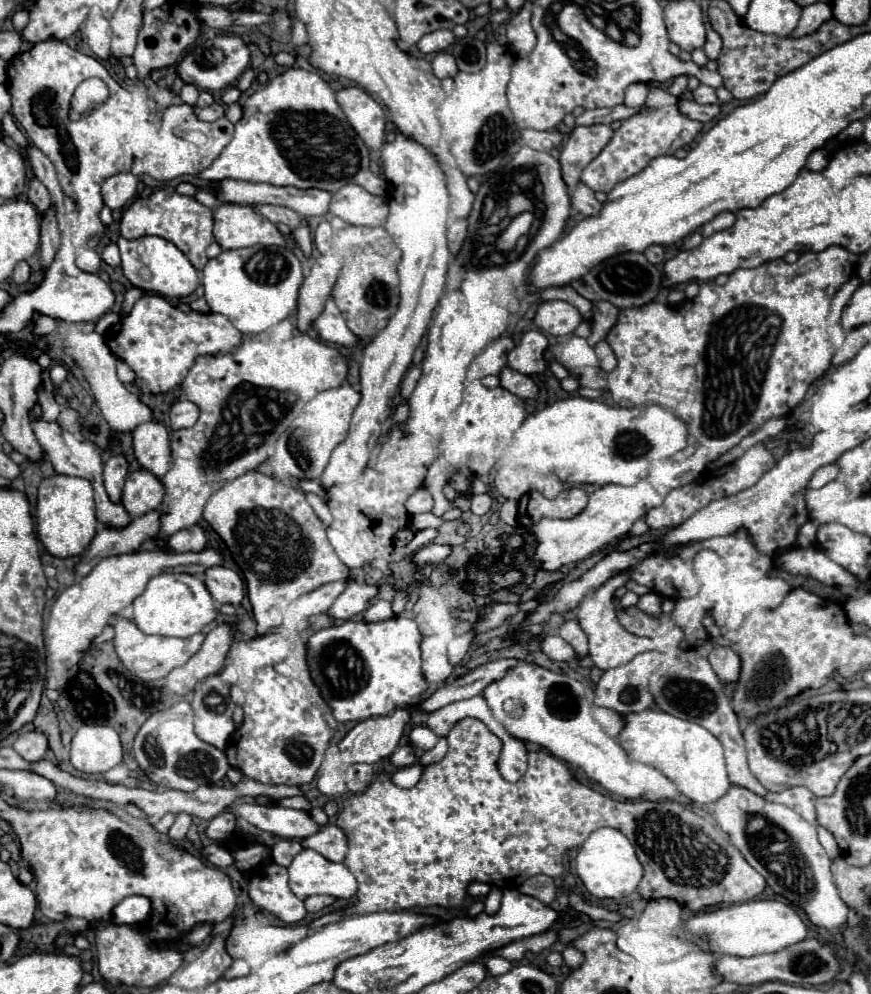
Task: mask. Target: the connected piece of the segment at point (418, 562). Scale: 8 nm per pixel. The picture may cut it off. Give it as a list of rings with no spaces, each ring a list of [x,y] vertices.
[[[430,543],[422,549],[418,549],[410,561],[412,561],[414,567],[422,567],[422,565],[428,565],[428,563],[442,563],[450,553],[452,553],[450,545]]]

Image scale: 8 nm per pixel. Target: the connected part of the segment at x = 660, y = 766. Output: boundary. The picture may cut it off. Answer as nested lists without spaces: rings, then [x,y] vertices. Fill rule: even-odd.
[[[646,709],[640,713],[626,715],[626,727],[618,735],[620,745],[634,761],[652,765],[674,781],[690,801],[694,803],[714,803],[730,789],[730,779],[724,763],[724,749],[720,741],[704,727],[672,717],[670,713],[658,709]]]

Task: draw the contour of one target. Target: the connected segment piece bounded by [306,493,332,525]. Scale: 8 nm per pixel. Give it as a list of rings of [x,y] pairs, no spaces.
[[[306,493],[306,499],[308,499],[310,507],[314,509],[314,513],[322,519],[322,523],[324,523],[324,525],[330,525],[330,523],[332,523],[332,515],[330,515],[330,511],[328,511],[328,505],[326,505],[318,495],[314,495],[314,493]]]

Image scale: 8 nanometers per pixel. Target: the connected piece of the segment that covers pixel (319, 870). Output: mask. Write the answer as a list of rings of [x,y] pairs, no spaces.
[[[302,849],[288,867],[290,889],[296,897],[332,895],[336,899],[350,899],[356,893],[354,875],[342,865],[324,859],[312,849]]]

